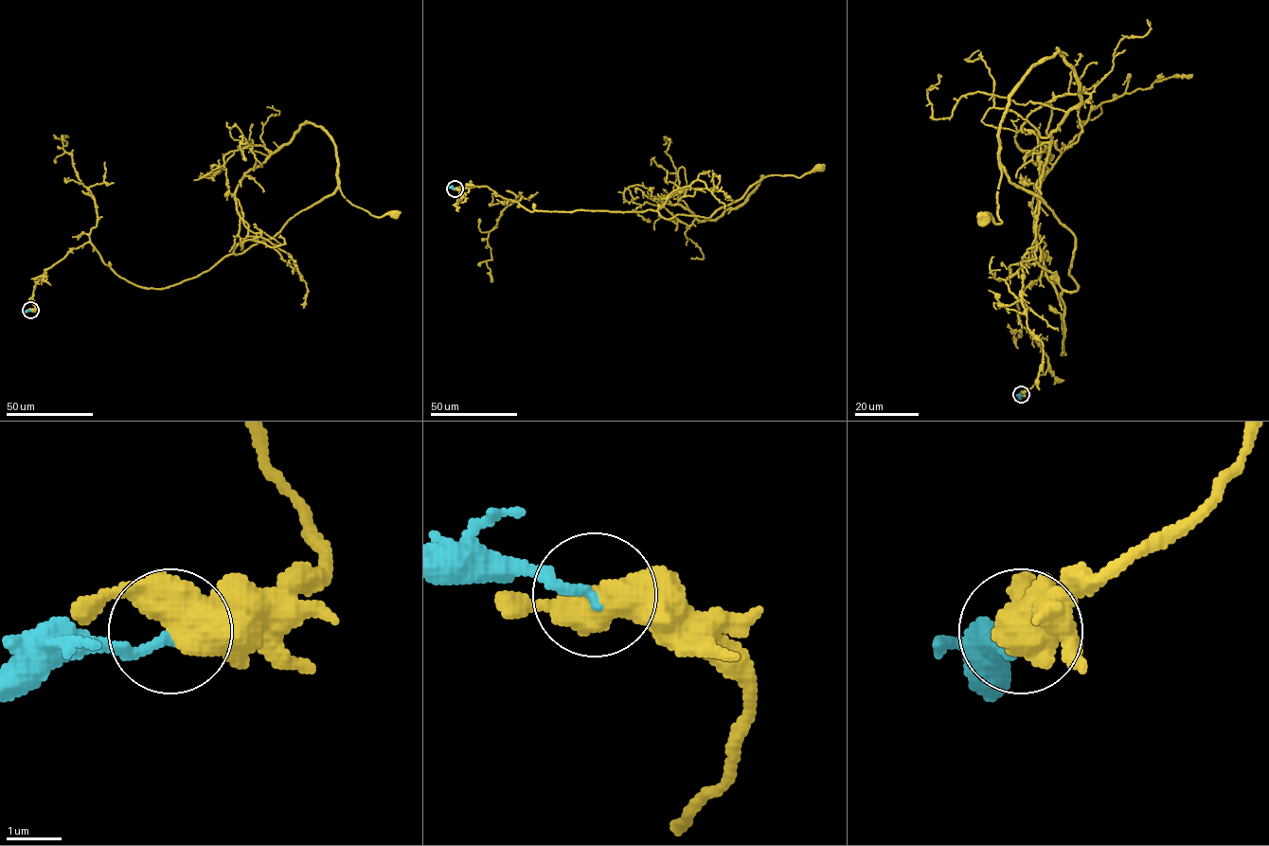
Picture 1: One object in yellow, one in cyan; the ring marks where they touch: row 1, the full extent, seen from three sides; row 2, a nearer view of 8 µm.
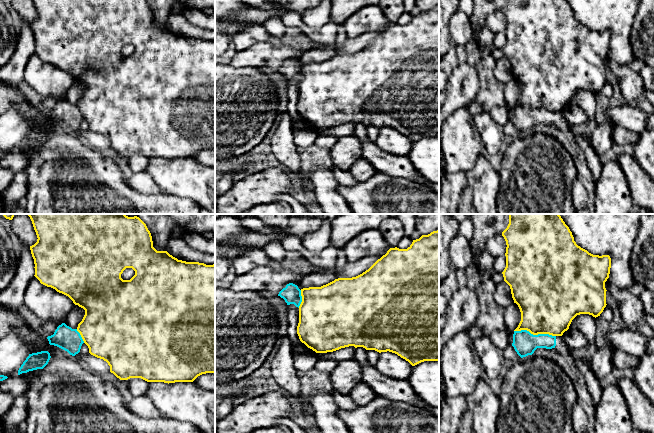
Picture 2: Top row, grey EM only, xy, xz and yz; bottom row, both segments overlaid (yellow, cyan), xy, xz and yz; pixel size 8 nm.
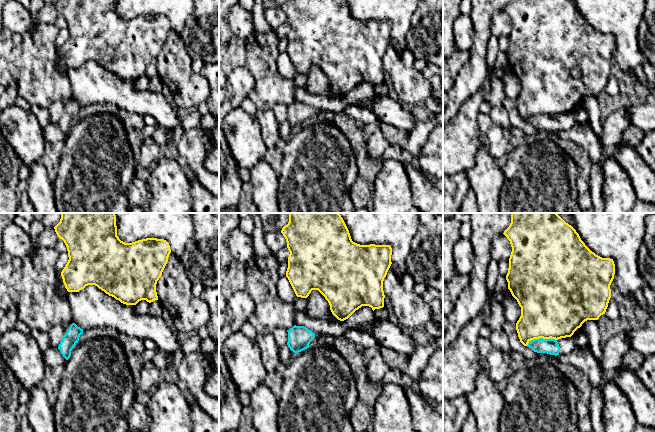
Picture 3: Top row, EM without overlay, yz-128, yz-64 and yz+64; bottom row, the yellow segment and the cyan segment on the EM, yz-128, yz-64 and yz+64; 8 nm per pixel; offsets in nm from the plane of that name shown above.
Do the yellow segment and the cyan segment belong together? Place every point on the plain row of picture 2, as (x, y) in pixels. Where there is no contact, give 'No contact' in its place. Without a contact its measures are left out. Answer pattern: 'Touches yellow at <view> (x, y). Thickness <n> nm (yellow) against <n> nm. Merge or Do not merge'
Touches yellow at yz (535, 110). Thickness 440 nm (yellow) against 190 nm. Do not merge

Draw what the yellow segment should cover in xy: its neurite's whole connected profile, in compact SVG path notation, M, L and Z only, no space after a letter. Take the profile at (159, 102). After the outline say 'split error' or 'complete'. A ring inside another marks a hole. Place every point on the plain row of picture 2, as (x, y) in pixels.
M33 0L34 6L37 11L37 18L30 22L31 30L35 40L35 53L41 60L55 65L57 68L68 72L75 81L85 86L85 91L82 97L78 100L77 107L80 109L84 119L89 124L89 129L97 134L103 135L110 142L110 148L113 149L120 156L128 156L130 154L141 154L147 158L193 158L198 152L206 149L215 150L215 40L206 41L199 38L186 38L178 36L170 31L167 27L157 27L153 23L153 17L150 7L146 0ZM126 44L132 44L135 51L130 56L123 56L121 50Z; complete

